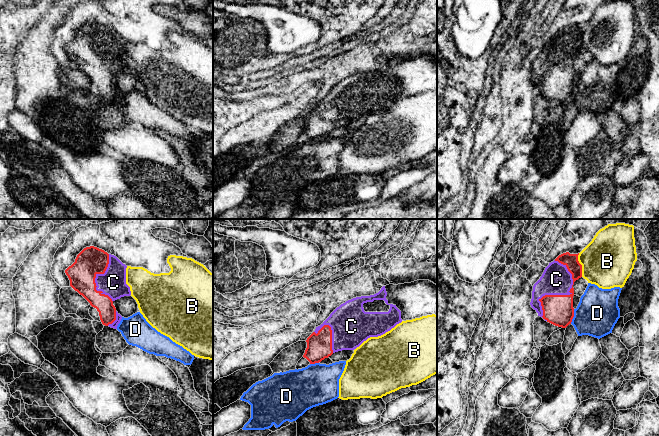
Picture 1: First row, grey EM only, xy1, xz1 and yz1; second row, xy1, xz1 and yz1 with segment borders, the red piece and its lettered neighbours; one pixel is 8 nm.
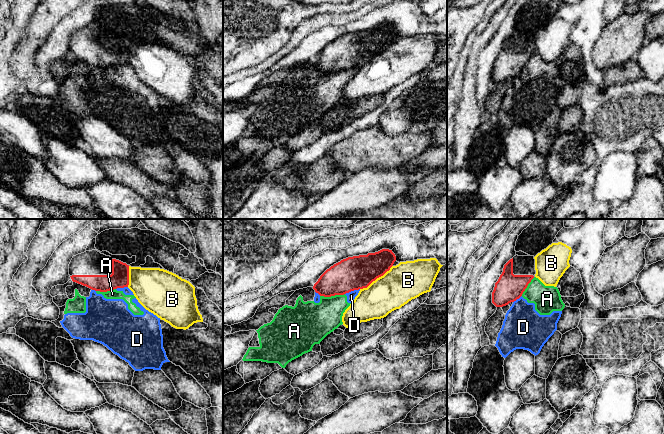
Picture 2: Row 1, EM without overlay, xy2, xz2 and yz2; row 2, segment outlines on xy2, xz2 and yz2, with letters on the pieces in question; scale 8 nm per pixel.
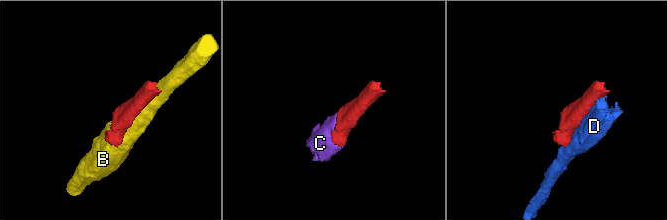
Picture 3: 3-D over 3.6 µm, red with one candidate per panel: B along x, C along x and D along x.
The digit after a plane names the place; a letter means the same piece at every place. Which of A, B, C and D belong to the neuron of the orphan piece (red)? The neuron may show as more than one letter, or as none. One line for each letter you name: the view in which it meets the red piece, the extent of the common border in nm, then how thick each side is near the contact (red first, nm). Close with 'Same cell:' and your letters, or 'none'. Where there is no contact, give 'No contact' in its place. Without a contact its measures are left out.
C: Touches red in yz1. Shared border 500 nm. Thickness 240 nm (red) against 240 nm
Same cell: C

